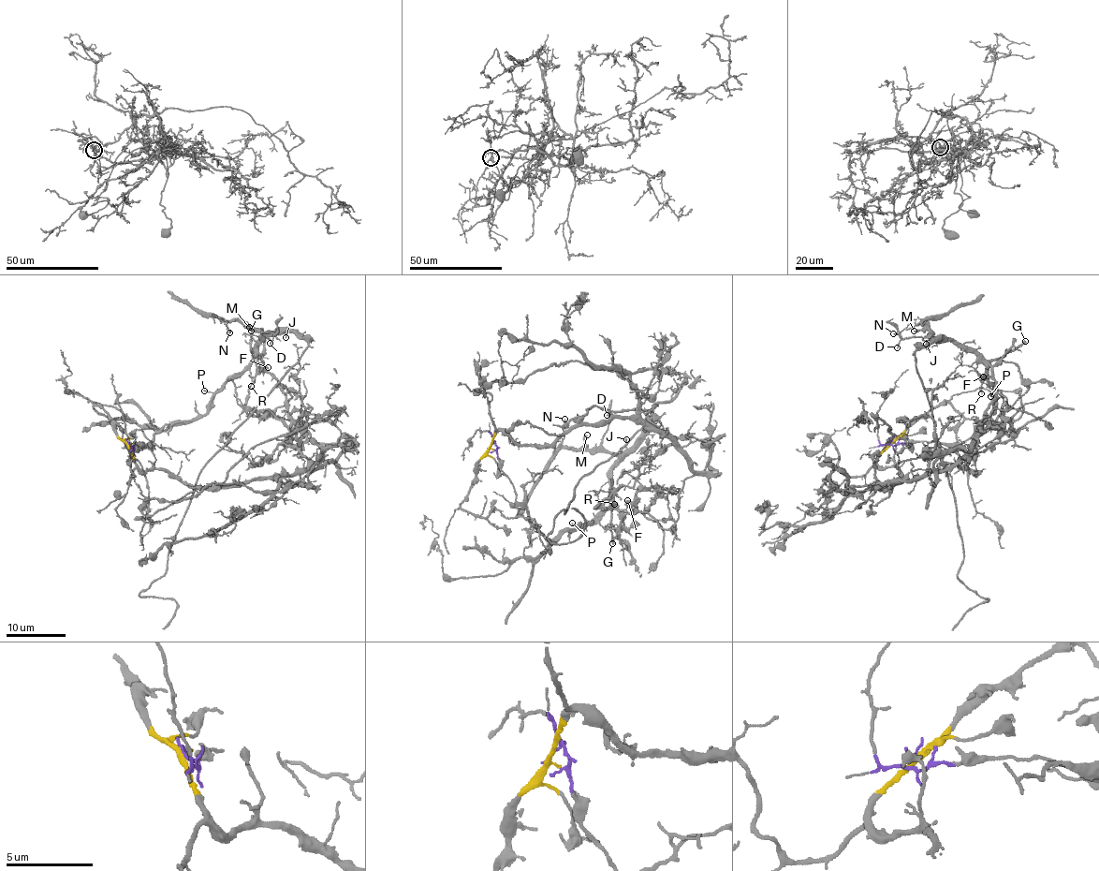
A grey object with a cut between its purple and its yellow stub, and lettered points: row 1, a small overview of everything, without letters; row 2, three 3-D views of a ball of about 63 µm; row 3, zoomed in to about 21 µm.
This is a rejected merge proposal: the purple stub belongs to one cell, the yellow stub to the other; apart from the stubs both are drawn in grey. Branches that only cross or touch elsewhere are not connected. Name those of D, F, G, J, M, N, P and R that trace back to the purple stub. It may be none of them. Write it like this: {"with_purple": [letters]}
{"with_purple": ["D", "F", "G", "J", "M", "N", "P", "R"]}

